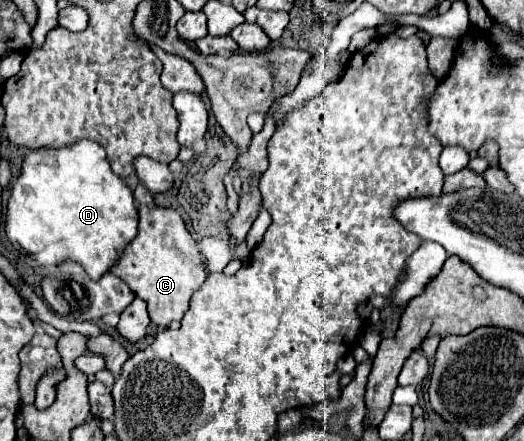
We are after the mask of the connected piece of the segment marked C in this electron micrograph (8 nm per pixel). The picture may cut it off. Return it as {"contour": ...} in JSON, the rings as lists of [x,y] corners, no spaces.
{"contour":[[[138,205],[138,217],[138,235],[126,245],[110,271],[120,277],[136,297],[148,303],[152,323],[168,327],[172,321],[180,321],[184,317],[192,293],[206,281],[204,259],[178,211]]]}

